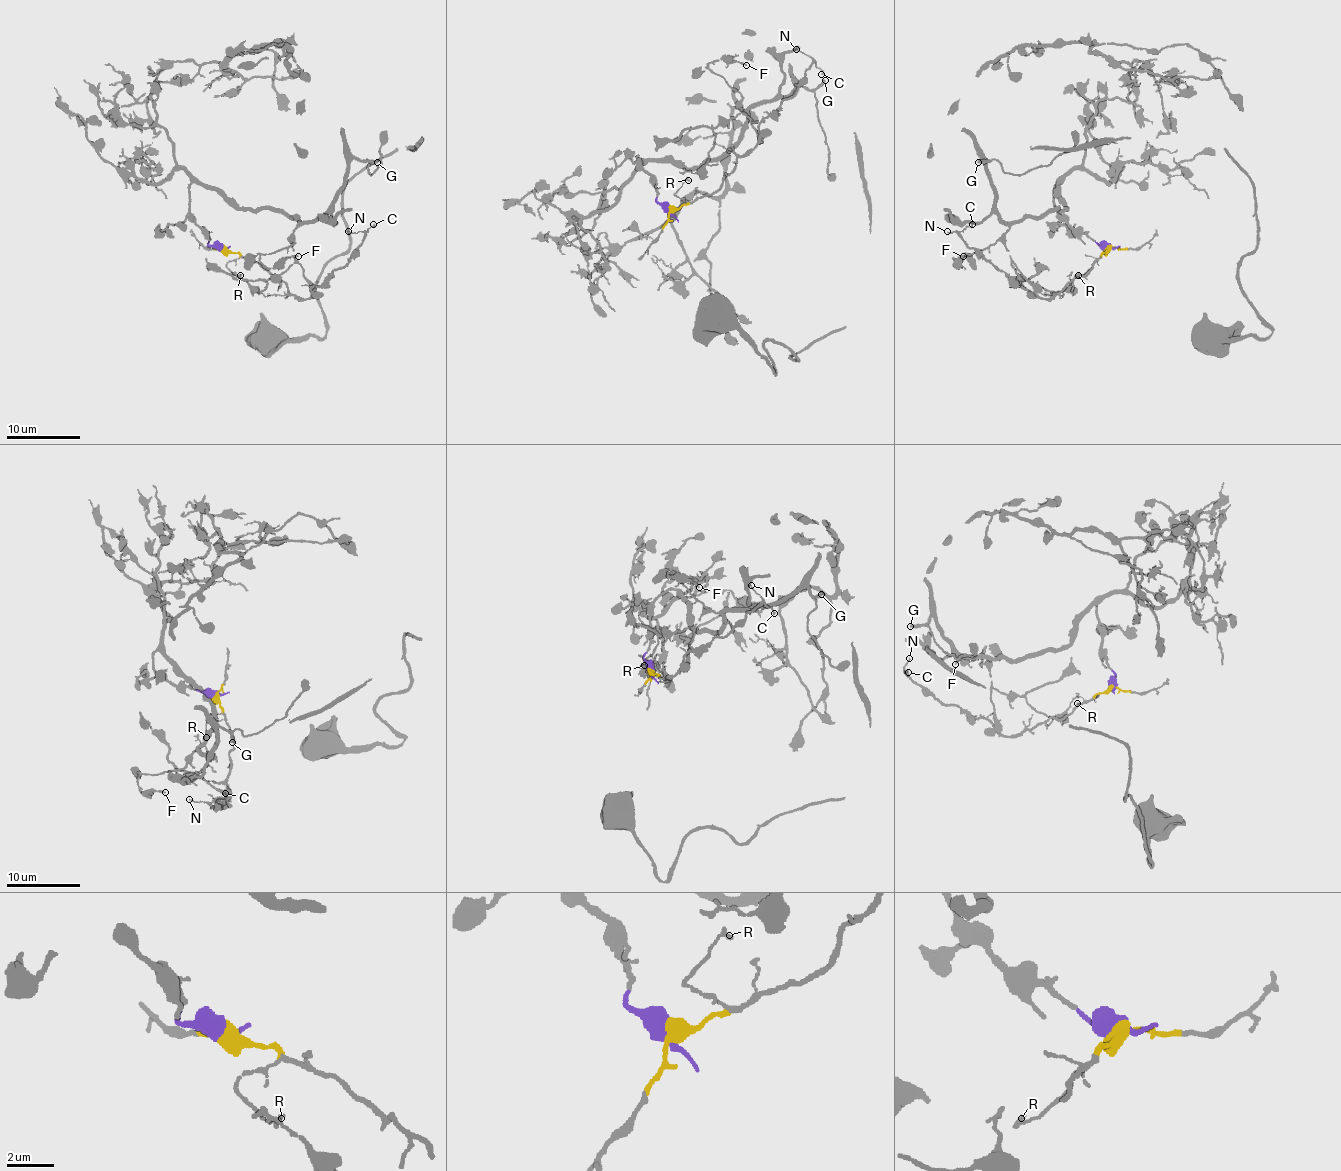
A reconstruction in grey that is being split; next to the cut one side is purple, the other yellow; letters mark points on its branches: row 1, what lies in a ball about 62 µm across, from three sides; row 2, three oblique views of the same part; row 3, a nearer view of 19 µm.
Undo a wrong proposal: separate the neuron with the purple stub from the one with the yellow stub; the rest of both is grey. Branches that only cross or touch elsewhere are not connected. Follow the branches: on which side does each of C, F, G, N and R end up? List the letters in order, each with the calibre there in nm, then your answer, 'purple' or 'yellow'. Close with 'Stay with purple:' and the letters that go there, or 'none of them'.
C: calibre 120 nm; yellow
F: calibre 170 nm; purple
G: calibre 340 nm; purple
N: calibre 110 nm; yellow
R: calibre 170 nm; yellow
Stay with purple: F, G

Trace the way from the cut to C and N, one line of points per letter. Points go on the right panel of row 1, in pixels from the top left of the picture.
C: (1108, 249), (1090, 269), (1055, 295), (1044, 298), (1024, 289), (967, 245), (961, 234), (972, 223)
N: (1108, 249), (1090, 269), (1055, 295), (1044, 298), (1024, 289), (982, 258), (956, 231), (947, 231)

